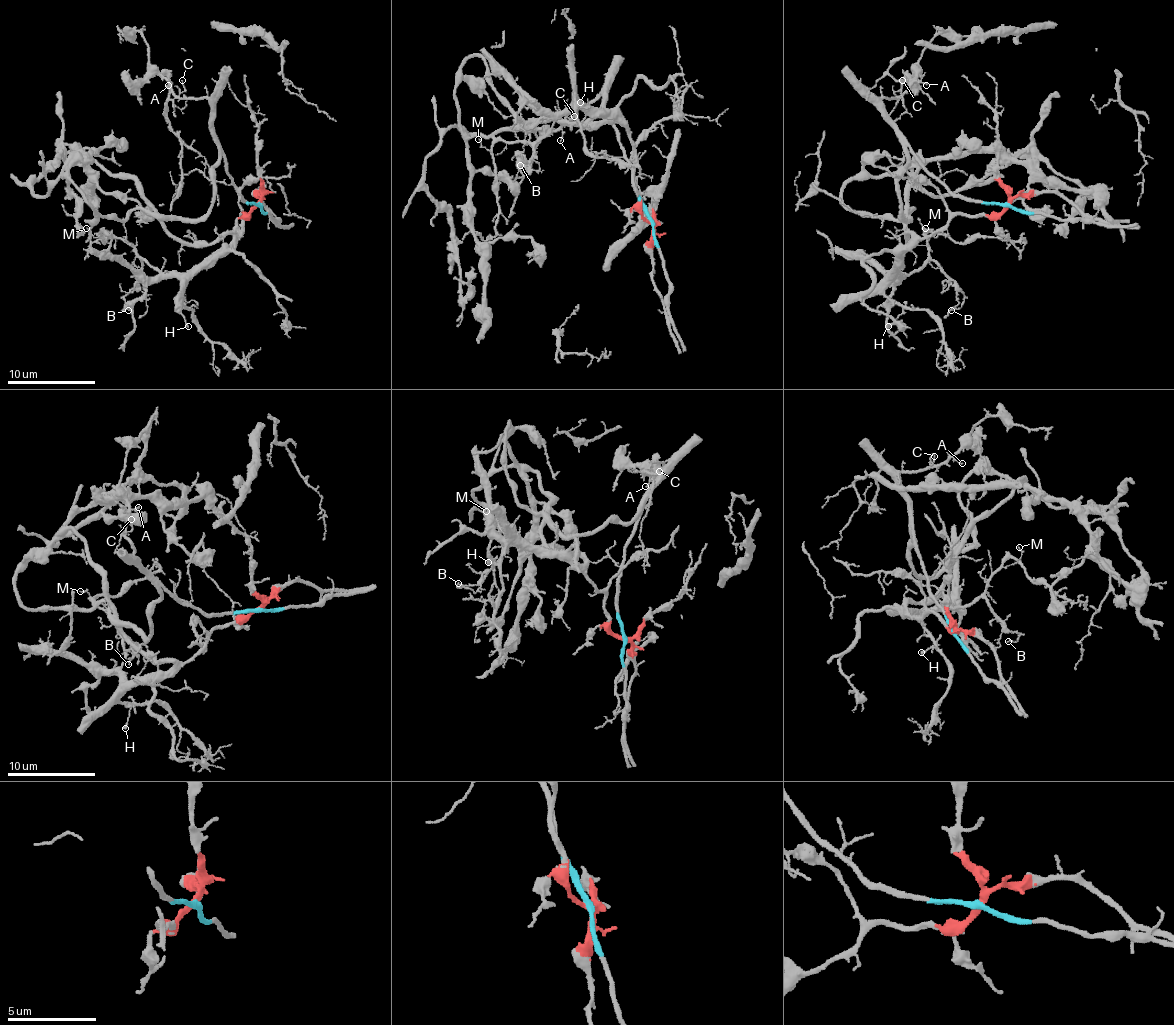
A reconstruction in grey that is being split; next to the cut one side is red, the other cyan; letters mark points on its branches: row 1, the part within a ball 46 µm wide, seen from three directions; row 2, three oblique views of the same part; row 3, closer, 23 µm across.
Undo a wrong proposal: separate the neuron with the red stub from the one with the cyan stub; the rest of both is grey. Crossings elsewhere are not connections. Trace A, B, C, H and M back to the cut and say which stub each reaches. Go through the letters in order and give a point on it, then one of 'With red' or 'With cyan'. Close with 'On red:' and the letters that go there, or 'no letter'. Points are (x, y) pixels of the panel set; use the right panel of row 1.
A: Place: (926, 85). With cyan
B: Place: (951, 310). With red
C: Place: (902, 80). With cyan
H: Place: (888, 326). With red
M: Place: (925, 228). With red
On red: B, H, M

